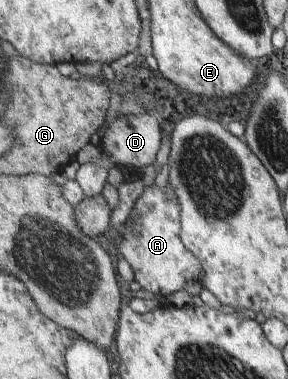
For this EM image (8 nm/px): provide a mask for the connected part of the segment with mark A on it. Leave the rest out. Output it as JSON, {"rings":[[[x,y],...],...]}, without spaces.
{"rings":[[[169,182],[163,188],[153,184],[138,198],[133,218],[127,222],[129,228],[117,242],[117,252],[131,265],[135,280],[155,297],[166,299],[179,290],[183,291],[189,280],[202,284],[202,262],[182,239],[181,211],[178,194]]]}

